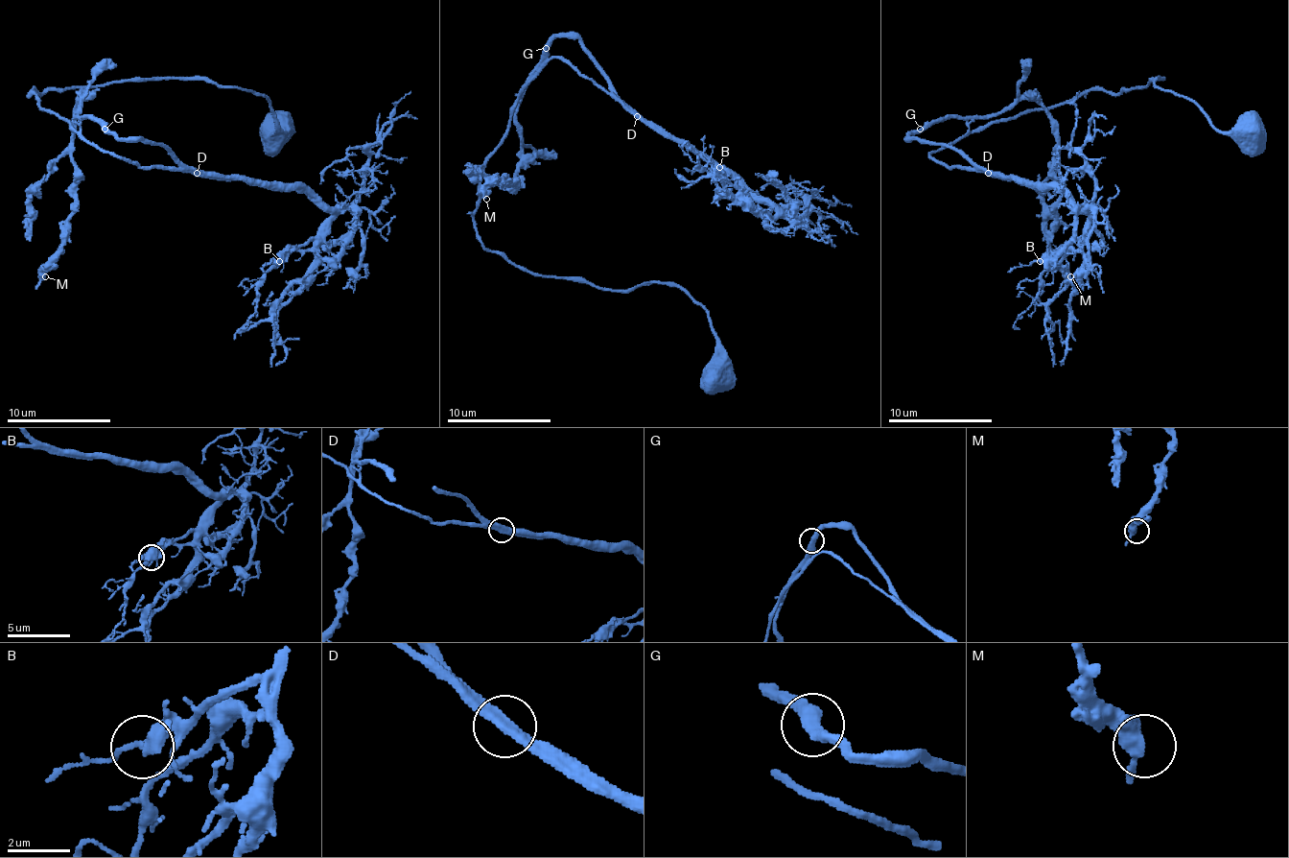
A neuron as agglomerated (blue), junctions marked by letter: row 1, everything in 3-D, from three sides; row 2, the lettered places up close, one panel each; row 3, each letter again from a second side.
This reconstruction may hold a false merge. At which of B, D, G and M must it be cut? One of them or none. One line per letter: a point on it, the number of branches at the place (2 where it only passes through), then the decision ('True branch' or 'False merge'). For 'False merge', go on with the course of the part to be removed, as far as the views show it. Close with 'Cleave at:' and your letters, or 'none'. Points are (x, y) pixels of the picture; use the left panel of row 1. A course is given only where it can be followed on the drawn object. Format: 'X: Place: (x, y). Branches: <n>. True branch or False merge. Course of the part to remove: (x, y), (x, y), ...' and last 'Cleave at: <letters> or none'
B: Place: (279, 261). Branches: 2. True branch
D: Place: (197, 173). Branches: 2. True branch
G: Place: (105, 129). Branches: 2. True branch
M: Place: (45, 276). Branches: 2. True branch
Cleave at: none

